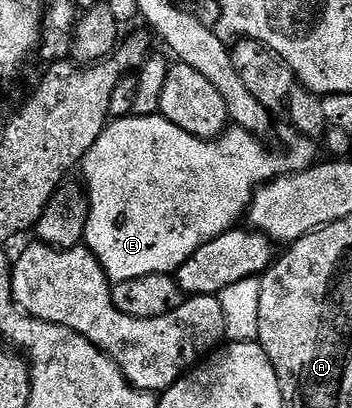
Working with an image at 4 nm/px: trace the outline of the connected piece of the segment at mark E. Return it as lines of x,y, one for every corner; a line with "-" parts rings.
132,115
112,120
97,139
97,143
93,143
93,147
86,153
81,162
81,170
83,169
84,177
82,177
82,180
85,182
87,198
91,204
89,207
89,223
87,224
85,244
88,249
93,251
93,255
101,263
101,267
107,272
107,278
112,283
124,281
125,279
137,279
145,275
157,275
158,273
174,274
175,270
180,265
186,263
202,245
209,243
213,239
217,239
225,230
236,228
240,224
239,216
242,213
244,216
248,212
251,198
254,197
255,190
260,185
266,185
267,182
274,181
276,177
286,174
288,171
298,171
308,168
316,160
316,142
302,135
294,138
296,141
288,147
287,154
282,157
279,153
270,153
263,146
264,142
256,137
254,133
238,127
228,128
214,139
204,139
189,135
189,131
181,131
181,127
169,123
169,119
165,119
162,115
154,115
155,117
139,116

